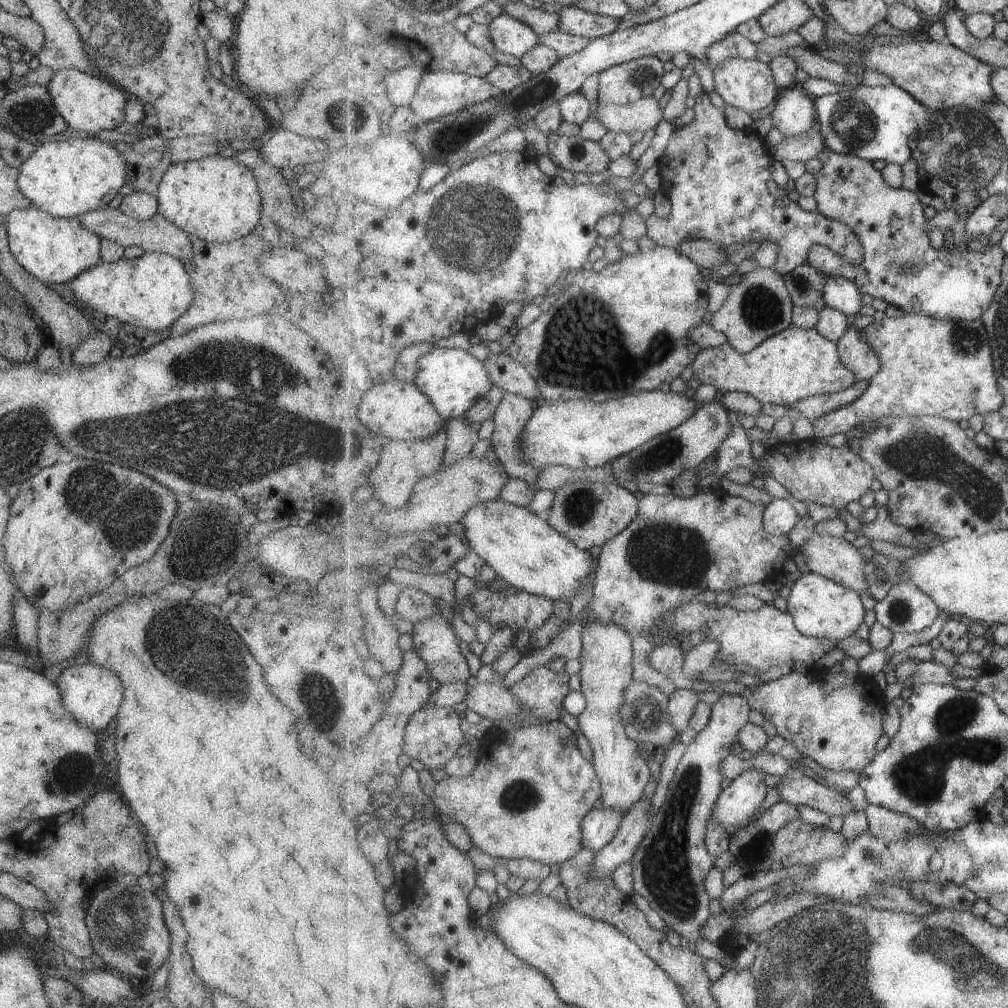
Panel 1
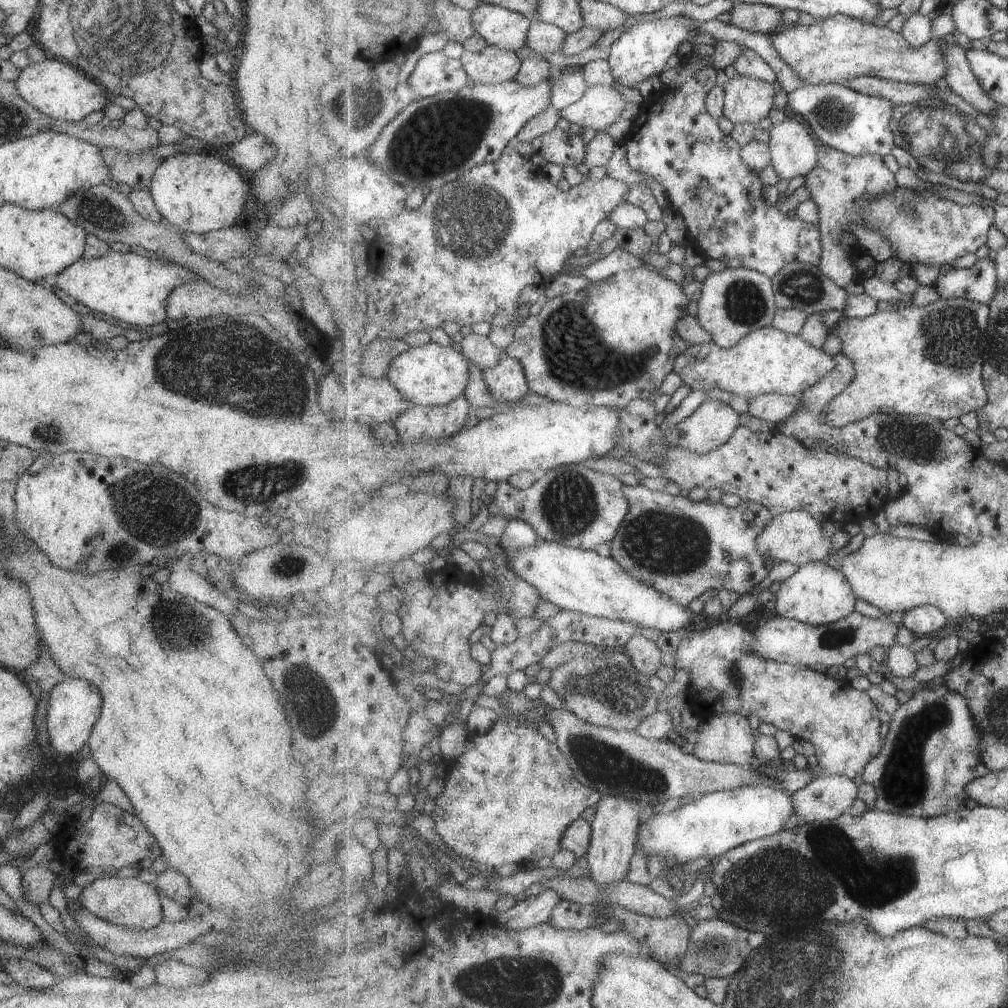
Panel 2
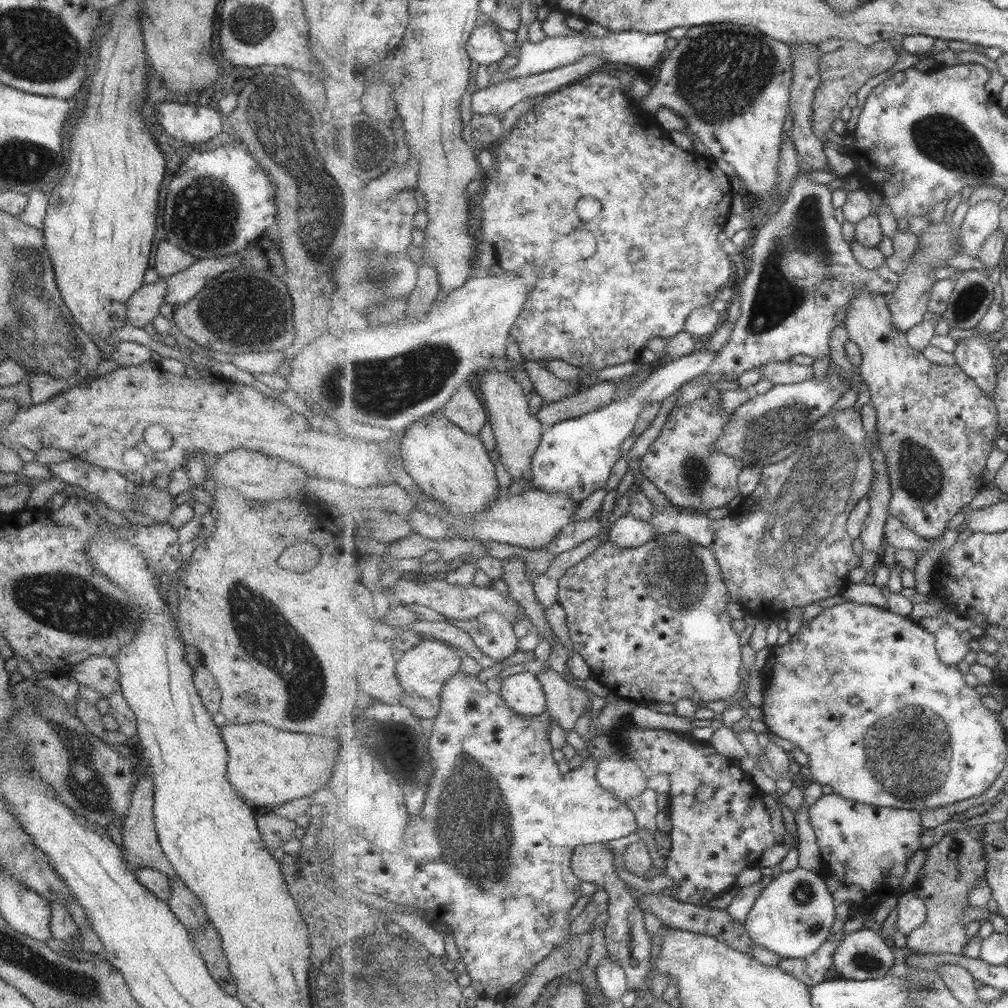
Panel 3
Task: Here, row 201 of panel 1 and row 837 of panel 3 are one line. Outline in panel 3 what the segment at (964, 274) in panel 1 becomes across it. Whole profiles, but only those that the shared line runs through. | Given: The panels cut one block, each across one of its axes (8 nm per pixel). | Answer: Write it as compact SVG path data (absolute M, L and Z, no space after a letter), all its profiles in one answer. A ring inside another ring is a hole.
M835 792L823 795L811 806L811 824L817 835L822 854L819 873L833 895L838 916L830 938L818 952L803 959L784 959L778 966L802 980L810 988L827 981L834 967L834 955L843 944L845 922L852 916L852 904L873 904L899 888L901 878L907 874L909 860L922 850L921 814L913 809L879 807L857 802Z

